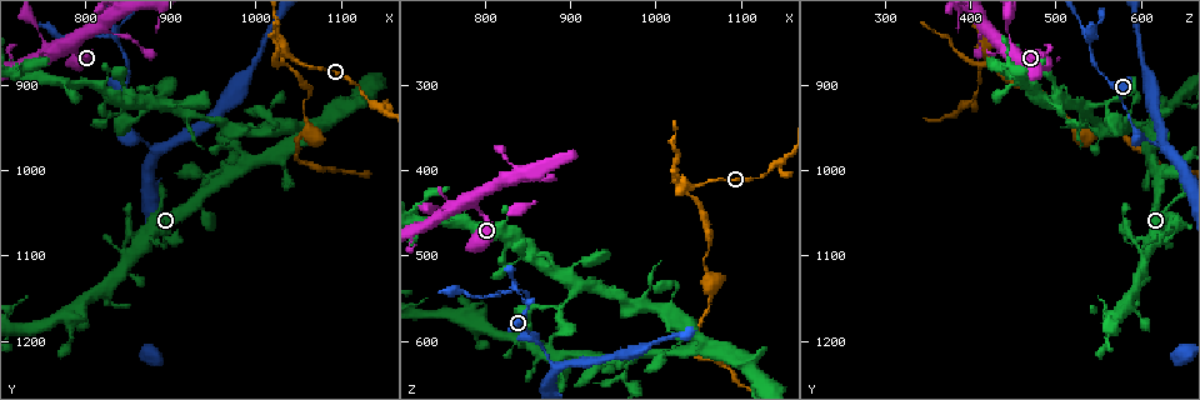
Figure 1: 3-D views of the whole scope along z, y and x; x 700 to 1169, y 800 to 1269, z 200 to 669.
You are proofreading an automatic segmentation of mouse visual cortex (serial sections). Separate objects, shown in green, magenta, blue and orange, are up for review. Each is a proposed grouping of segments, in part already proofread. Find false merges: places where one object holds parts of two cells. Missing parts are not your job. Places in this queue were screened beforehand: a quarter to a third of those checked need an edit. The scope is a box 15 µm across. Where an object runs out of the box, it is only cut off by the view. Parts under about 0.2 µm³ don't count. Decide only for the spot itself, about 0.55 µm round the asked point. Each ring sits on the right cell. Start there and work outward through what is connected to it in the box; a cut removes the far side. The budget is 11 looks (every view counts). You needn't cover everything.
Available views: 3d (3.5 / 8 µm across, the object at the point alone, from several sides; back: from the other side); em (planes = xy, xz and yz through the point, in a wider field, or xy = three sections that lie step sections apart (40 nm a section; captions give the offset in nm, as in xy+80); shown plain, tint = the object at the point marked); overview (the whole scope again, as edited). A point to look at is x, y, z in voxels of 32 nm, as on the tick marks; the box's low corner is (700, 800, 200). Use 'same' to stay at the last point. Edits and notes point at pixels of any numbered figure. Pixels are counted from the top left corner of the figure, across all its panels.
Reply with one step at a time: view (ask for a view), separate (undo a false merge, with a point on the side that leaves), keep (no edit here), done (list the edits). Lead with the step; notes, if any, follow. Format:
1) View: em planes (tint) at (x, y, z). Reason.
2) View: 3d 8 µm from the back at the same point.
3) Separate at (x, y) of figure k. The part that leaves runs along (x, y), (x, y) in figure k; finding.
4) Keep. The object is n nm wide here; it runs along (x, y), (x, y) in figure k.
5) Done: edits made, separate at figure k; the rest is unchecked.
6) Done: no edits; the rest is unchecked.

View: em xy step 1 (tint) at (1035, 865, 420). Sharp bend.

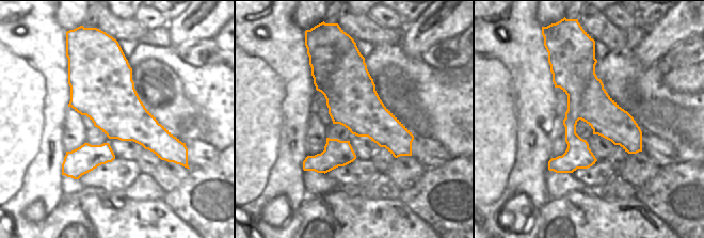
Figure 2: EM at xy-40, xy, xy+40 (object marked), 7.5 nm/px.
View: 3d 3.5 µm at the same point.

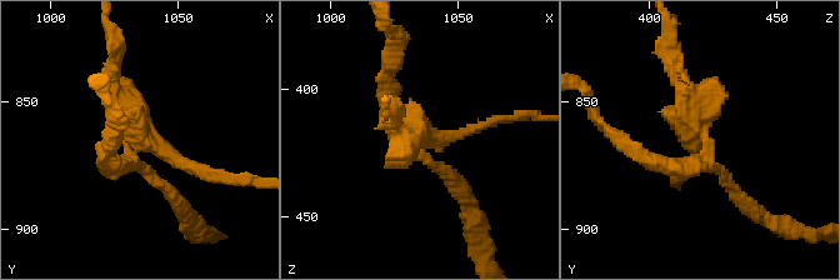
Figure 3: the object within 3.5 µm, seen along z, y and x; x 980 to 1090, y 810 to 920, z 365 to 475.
Separate at (156, 183) of figure 3. The object is 380 nm wide here; the part that leaves runs along (133, 155), (194, 225) in figure 3; a second cell is stuck on.

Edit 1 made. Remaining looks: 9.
View: 3d 3.5 µm at (755, 855, 450). Three arms meet.

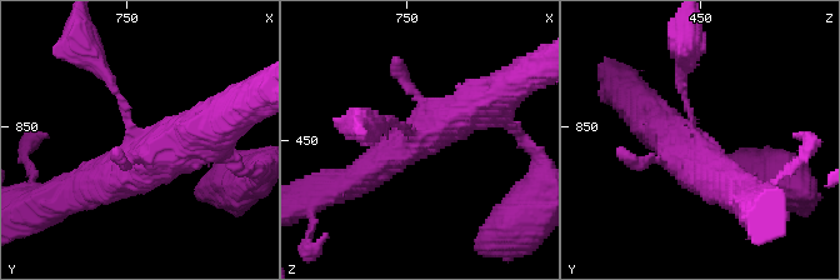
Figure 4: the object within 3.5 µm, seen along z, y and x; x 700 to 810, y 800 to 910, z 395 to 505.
Keep. It runs along (215, 143), (150, 158), (100, 66) in figure 4; continuous, no second cell.

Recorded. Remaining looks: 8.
View: 3d 3.5 µm at (985, 1000, 615). Sharp bend.

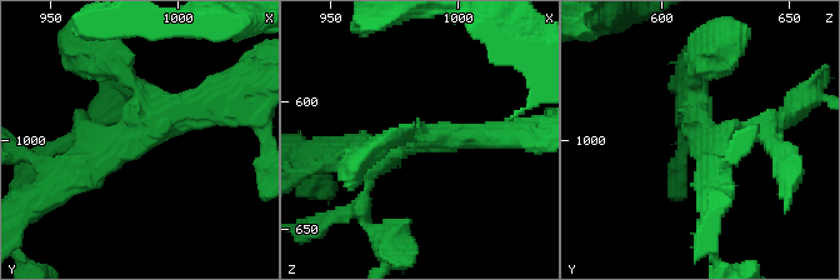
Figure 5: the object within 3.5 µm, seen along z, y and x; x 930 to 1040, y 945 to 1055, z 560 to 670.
View: em xy step 5 (tint) at (985, 999, 615).

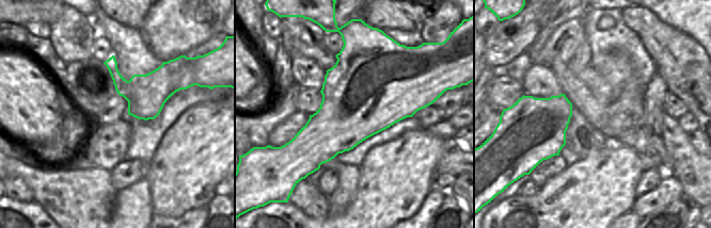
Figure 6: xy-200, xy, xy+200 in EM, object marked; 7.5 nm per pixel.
Keep. All the same cell.

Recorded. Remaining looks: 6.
View: overview.

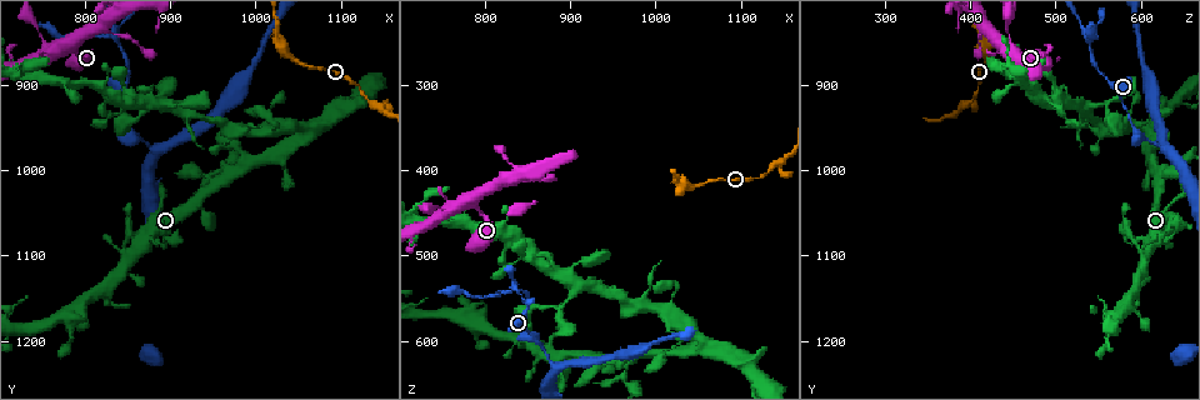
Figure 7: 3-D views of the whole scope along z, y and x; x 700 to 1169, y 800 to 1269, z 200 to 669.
View: 3d 3.5 µm at (885, 980, 635). Three-way junction.

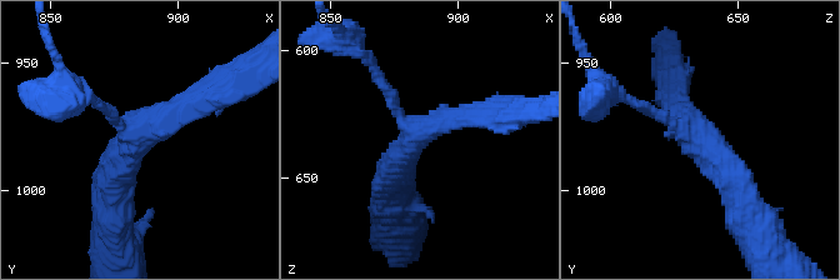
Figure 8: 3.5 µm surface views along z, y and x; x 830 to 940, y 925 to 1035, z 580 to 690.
View: em xy step 1 (tint) at (881, 976, 631). Now the EM.

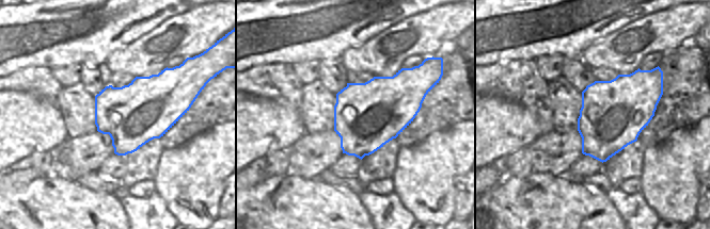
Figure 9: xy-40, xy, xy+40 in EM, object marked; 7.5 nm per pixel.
Keep. It runs along (374, 68), (413, 129), (485, 113) in figure 8; all the same cell.

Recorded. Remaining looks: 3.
Done: edits made, separate at figure 3; the rest is unchecked.

